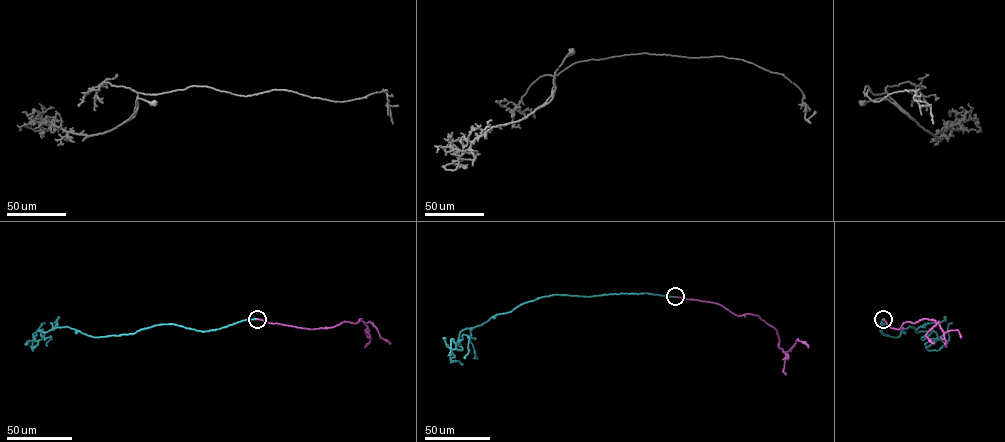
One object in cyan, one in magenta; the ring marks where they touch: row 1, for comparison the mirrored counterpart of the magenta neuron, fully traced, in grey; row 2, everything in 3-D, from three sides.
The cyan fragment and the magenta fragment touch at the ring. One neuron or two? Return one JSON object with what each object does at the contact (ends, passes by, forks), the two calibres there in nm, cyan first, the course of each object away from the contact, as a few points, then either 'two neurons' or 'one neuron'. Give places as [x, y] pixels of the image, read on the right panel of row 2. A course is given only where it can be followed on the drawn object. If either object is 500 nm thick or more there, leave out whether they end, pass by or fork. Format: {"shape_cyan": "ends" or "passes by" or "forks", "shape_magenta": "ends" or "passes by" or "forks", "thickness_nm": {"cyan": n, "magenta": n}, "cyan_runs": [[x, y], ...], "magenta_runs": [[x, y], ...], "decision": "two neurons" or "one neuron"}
{"shape_cyan": "ends", "shape_magenta": "ends", "thickness_nm": {"cyan": 320, "magenta": 240}, "cyan_runs": [[883, 319], [886, 335], [898, 337], [909, 326], [933, 330], [937, 337], [928, 350], [947, 342], [951, 323]], "magenta_runs": [[883, 319], [890, 327], [899, 329], [907, 321], [914, 323], [923, 319], [938, 321], [926, 334], [934, 343]], "decision": "two neurons"}

